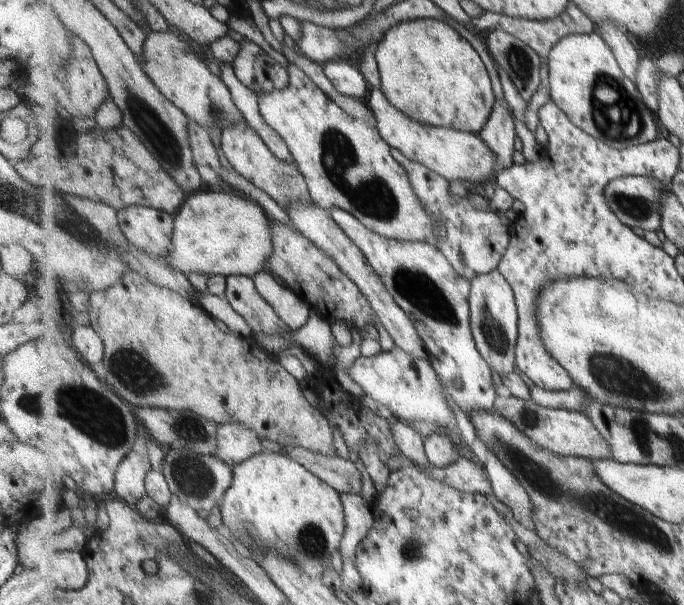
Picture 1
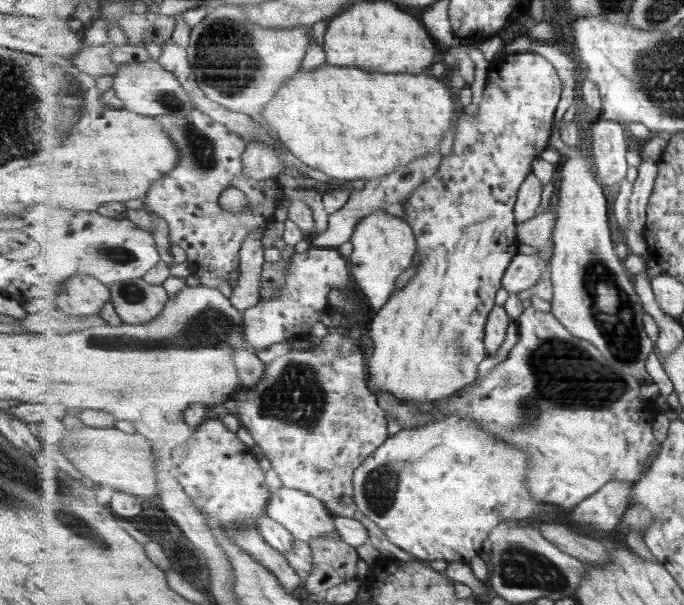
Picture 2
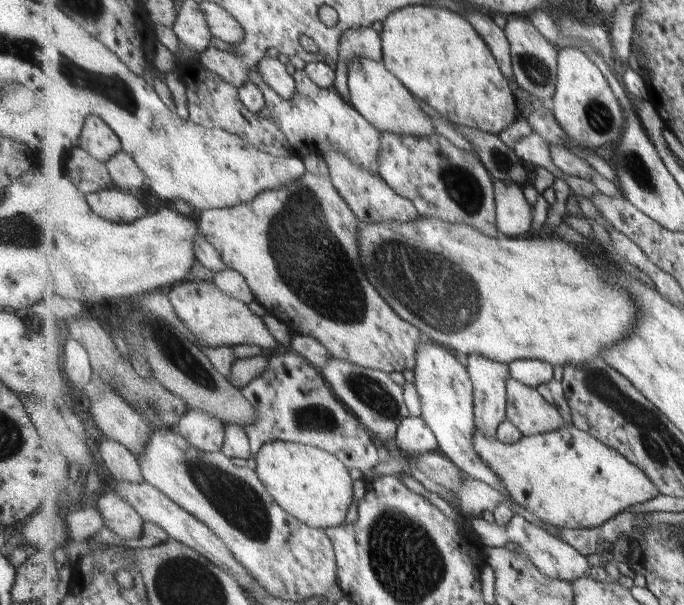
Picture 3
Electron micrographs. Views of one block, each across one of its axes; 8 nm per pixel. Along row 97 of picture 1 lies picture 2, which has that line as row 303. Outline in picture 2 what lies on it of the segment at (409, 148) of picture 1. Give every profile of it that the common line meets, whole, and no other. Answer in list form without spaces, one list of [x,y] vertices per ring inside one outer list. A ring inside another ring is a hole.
[[[379,210],[363,217],[357,223],[355,234],[350,241],[355,246],[348,260],[353,283],[365,295],[367,304],[370,304],[373,310],[382,309],[397,291],[397,277],[409,269],[418,256],[415,232],[406,219]]]

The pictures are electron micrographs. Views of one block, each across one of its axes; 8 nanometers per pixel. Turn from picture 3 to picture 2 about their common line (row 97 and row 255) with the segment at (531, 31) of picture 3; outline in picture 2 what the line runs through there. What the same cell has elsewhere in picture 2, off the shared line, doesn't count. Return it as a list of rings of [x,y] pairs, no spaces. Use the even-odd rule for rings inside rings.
[[[551,202],[545,213],[539,213],[535,218],[518,224],[516,233],[521,243],[539,249],[537,255],[545,262],[550,262],[553,256],[553,232],[557,224],[557,208]]]

